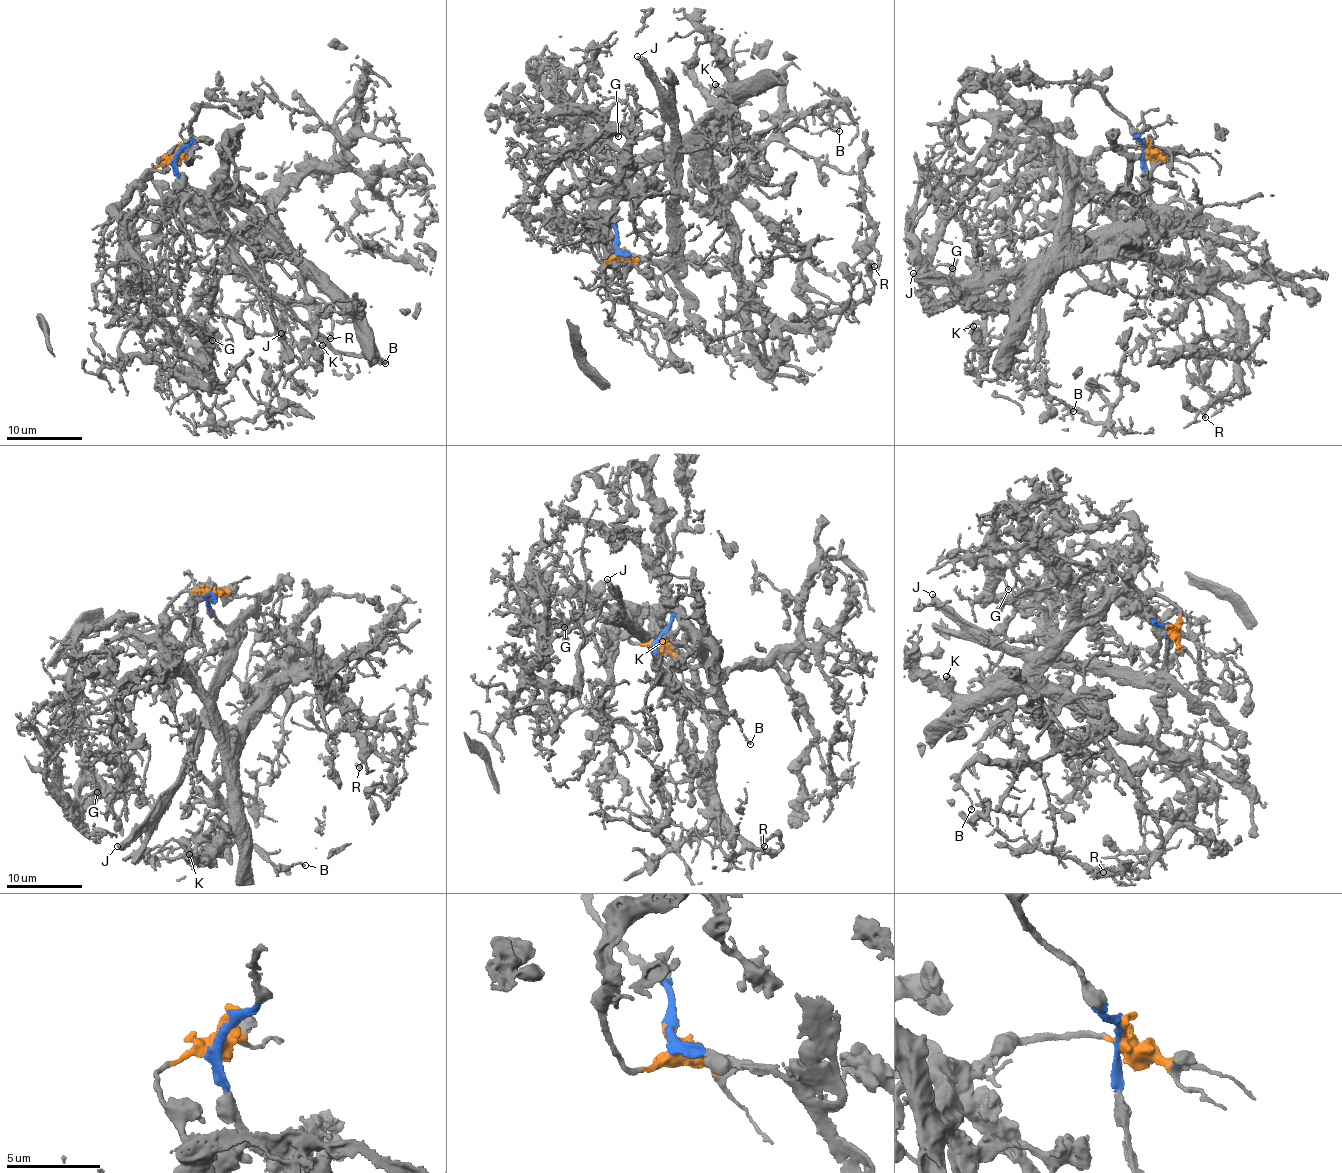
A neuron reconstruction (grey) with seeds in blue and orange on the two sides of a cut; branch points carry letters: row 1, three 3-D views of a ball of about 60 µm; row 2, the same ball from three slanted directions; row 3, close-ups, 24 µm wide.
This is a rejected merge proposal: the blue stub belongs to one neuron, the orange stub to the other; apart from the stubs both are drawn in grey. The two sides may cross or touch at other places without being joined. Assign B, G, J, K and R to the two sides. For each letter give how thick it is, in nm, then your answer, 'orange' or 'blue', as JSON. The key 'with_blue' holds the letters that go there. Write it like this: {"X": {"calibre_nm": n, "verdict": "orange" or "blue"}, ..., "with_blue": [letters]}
{"B": {"calibre_nm": 140, "verdict": "blue"}, "G": {"calibre_nm": 150, "verdict": "orange"}, "J": {"calibre_nm": 460, "verdict": "blue"}, "K": {"calibre_nm": 400, "verdict": "orange"}, "R": {"calibre_nm": 120, "verdict": "orange"}, "with_blue": ["B", "J"]}

